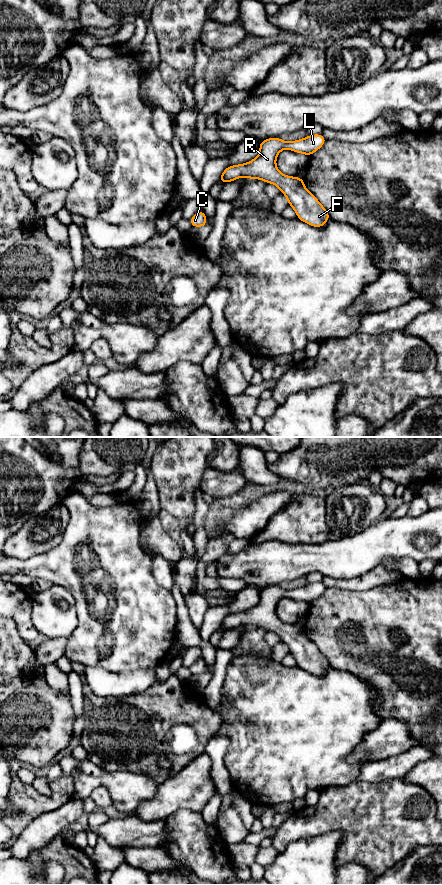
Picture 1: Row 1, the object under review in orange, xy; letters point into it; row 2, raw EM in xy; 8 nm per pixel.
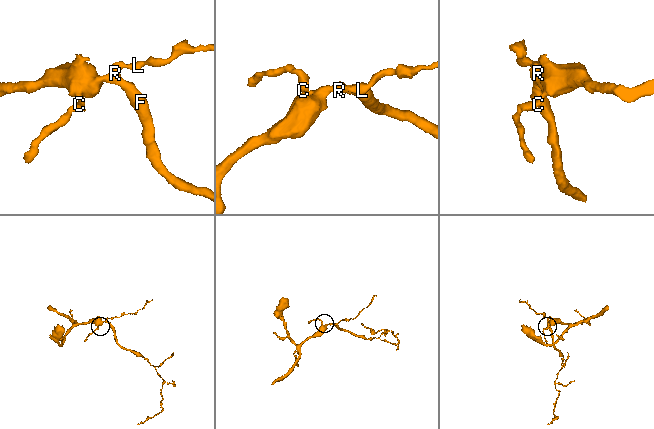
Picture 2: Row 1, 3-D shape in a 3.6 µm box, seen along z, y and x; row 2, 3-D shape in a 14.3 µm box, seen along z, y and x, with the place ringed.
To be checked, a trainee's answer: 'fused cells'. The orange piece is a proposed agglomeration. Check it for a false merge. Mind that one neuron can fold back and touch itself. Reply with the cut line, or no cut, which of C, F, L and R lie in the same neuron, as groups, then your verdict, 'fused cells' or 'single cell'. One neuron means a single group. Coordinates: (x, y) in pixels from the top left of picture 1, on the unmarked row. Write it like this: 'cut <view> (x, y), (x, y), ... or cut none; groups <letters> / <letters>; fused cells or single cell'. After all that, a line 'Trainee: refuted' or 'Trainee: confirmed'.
cut none; groups C F L R; single cell
Trainee: refuted

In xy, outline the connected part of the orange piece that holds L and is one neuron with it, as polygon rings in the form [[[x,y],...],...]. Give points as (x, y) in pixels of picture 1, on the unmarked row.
[[[322,582],[309,583],[296,589],[283,589],[272,585],[261,589],[259,603],[250,610],[227,615],[220,627],[222,631],[232,630],[239,625],[261,627],[265,631],[276,633],[295,658],[297,666],[313,675],[323,675],[329,668],[328,659],[317,646],[310,641],[300,625],[283,623],[276,614],[276,606],[284,597],[310,604],[327,589]]]

